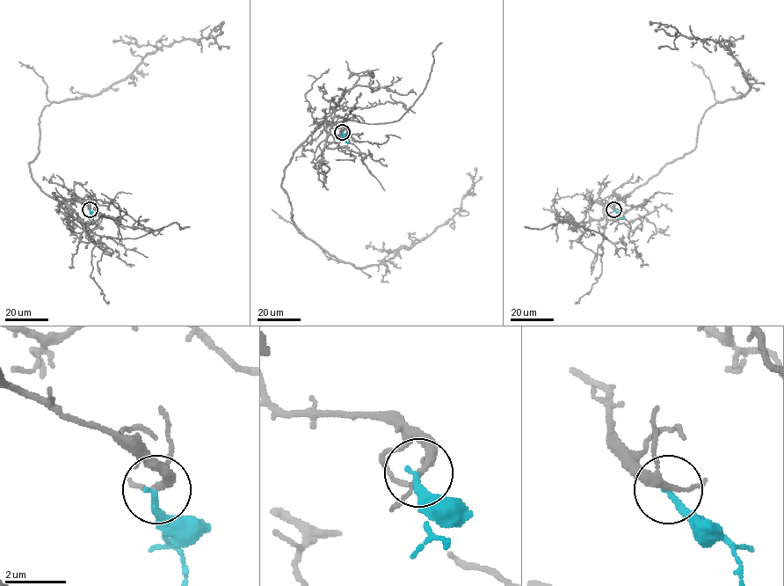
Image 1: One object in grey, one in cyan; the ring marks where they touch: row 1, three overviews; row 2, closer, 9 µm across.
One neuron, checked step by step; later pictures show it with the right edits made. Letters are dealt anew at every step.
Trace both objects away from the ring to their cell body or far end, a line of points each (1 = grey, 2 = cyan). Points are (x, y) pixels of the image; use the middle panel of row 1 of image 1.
1: (342, 132), (324, 120), (293, 153), (281, 185), (298, 230), (356, 267), (379, 265), (427, 237), (481, 176)
2: (342, 132), (349, 142)

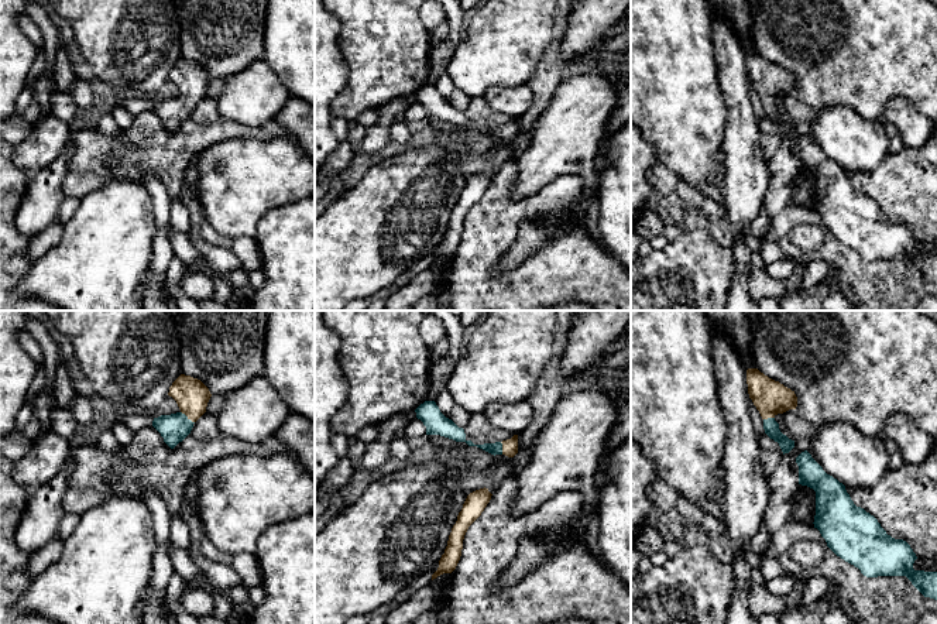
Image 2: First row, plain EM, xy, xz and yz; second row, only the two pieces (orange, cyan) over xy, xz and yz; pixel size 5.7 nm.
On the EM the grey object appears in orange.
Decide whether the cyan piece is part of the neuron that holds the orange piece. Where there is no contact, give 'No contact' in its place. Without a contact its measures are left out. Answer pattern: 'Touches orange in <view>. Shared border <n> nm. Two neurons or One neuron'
Touches orange in xy. Shared border 100 nm. One neuron

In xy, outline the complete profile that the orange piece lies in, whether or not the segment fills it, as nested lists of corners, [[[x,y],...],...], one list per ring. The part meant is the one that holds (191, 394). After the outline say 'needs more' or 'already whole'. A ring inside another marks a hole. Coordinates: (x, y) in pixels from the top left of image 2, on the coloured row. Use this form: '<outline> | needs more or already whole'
[[[181,374],[169,387],[168,395],[176,401],[181,411],[154,418],[152,426],[174,449],[191,433],[193,424],[206,412],[212,394],[200,380]]] | needs more

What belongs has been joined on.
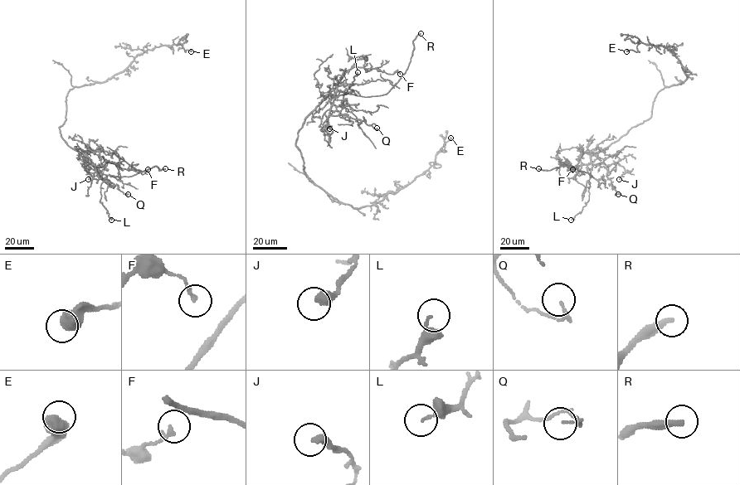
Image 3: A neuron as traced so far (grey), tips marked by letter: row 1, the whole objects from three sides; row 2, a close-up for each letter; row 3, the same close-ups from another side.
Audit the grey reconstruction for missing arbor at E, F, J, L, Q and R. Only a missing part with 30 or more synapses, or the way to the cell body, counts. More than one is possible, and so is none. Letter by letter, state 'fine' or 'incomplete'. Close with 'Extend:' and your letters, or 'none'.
E: fine
F: fine
J: fine
L: fine
Q: fine
R: incomplete
Extend: R

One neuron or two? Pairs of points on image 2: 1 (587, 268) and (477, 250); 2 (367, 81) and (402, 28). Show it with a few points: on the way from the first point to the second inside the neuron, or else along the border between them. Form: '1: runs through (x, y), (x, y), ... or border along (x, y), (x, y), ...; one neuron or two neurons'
1: runs through (553, 274), (486, 284); one neuron
2: runs through (378, 68), (385, 61), (387, 44), (390, 41); one neuron

